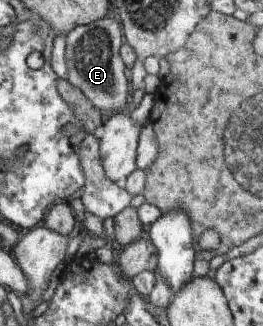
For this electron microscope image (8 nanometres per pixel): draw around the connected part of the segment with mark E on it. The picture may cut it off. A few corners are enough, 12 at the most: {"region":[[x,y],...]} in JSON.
{"region":[[111,18],[66,36],[68,82],[122,112],[130,78]]}

